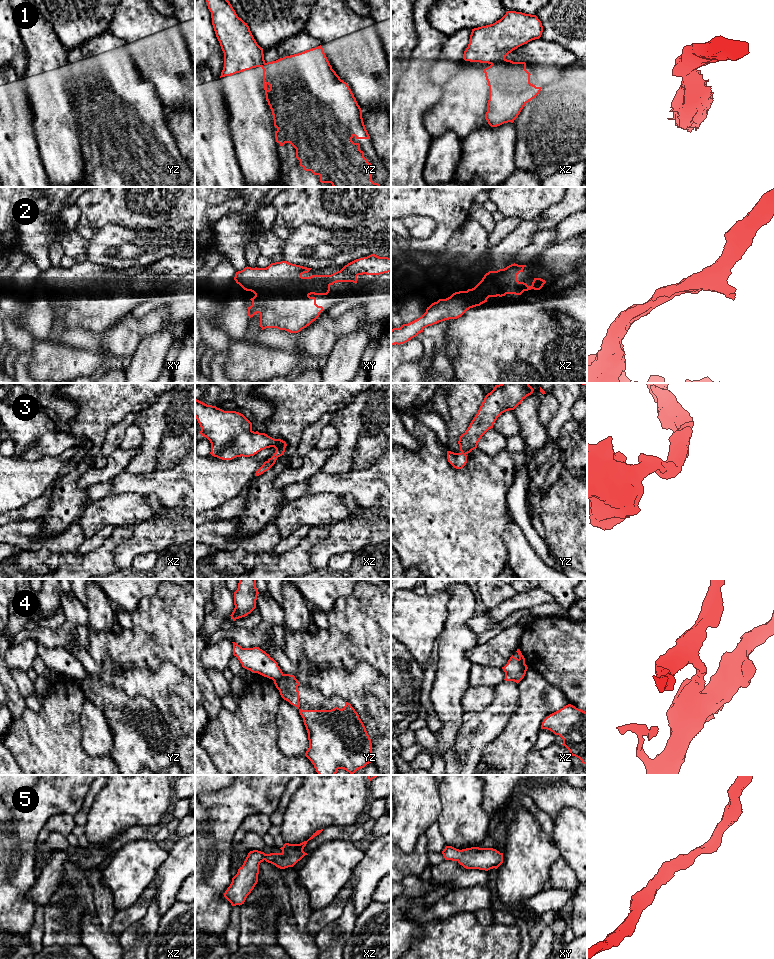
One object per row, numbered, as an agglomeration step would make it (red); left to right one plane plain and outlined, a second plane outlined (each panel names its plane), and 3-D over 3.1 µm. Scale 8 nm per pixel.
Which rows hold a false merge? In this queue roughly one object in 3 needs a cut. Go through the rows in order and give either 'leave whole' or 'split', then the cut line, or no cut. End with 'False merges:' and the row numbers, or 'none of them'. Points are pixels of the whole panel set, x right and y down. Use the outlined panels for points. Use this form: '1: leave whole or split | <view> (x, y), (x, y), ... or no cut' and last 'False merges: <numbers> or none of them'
1: split | xz (504, 57), (491, 65)
2: leave whole | no cut
3: leave whole | no cut
4: split | yz (282, 673), (274, 681)
5: leave whole | no cut
False merges: 1, 4

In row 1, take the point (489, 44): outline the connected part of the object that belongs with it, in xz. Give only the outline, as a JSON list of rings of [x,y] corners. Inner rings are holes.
[[[507,11],[495,23],[472,29],[463,59],[492,65],[518,47],[539,39],[542,32],[542,23],[536,15]]]

